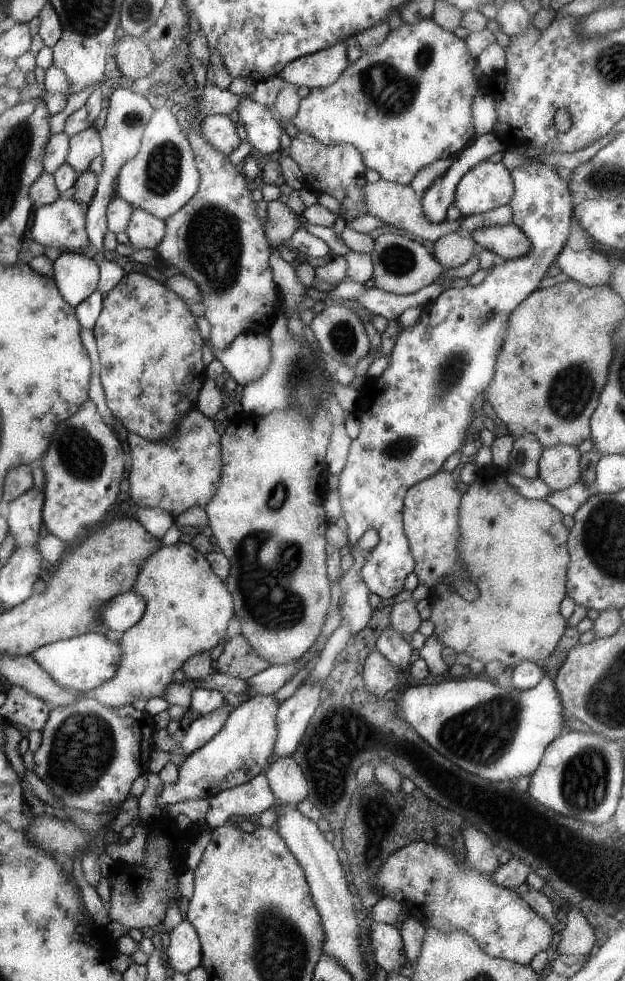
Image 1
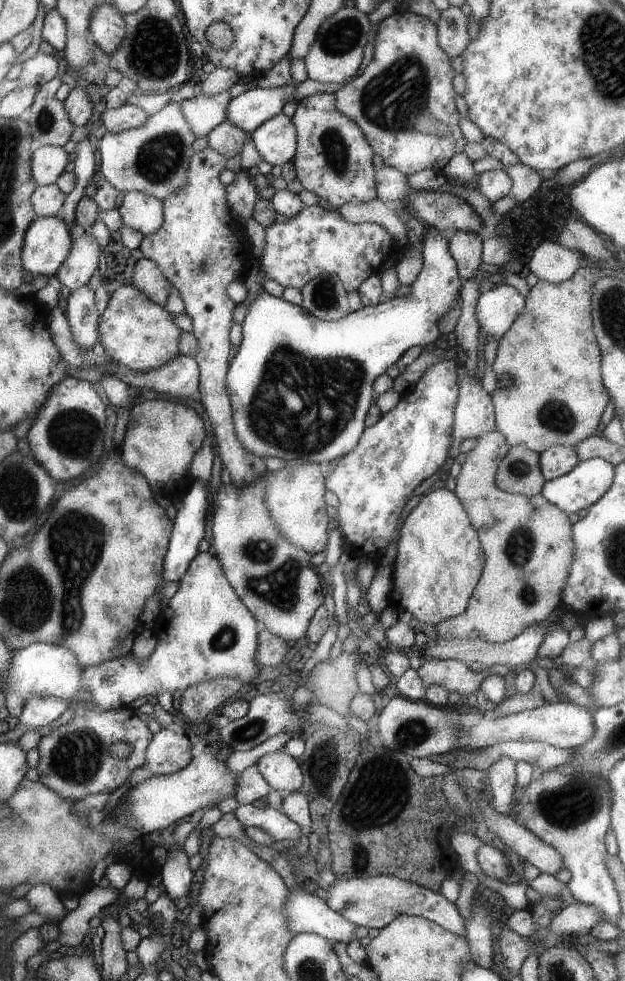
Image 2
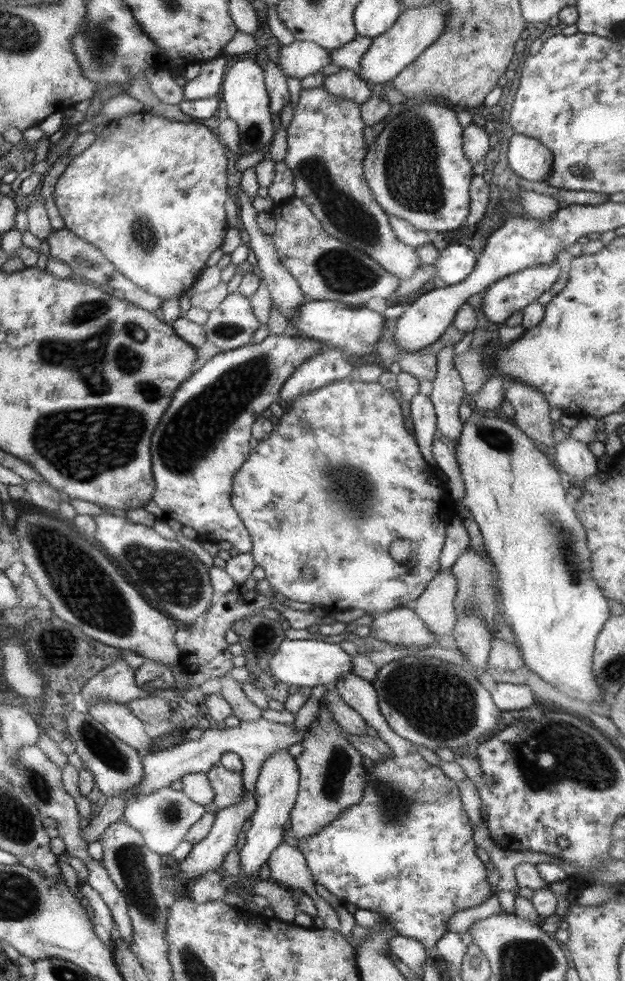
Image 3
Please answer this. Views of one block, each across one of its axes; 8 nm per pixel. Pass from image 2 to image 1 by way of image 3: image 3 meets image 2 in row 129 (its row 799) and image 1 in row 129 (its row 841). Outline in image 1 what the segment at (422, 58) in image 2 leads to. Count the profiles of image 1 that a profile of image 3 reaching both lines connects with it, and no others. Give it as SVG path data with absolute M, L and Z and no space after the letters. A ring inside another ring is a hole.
M425 18L417 24L401 20L399 28L389 31L381 44L369 46L333 84L309 89L307 96L299 99L291 123L325 146L350 144L361 154L366 169L374 170L383 180L409 185L421 168L441 158L453 158L474 138L471 104L479 88L472 71L475 65L476 59L471 58L465 42L437 26L433 19Z

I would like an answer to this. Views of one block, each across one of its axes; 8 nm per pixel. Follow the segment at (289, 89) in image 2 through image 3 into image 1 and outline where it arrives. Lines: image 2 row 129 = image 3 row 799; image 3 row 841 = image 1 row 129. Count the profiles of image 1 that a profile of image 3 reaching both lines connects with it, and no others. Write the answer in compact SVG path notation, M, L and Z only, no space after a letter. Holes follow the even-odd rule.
M219 114L205 116L199 126L199 134L223 156L229 156L240 140L235 133L235 126L227 116Z

